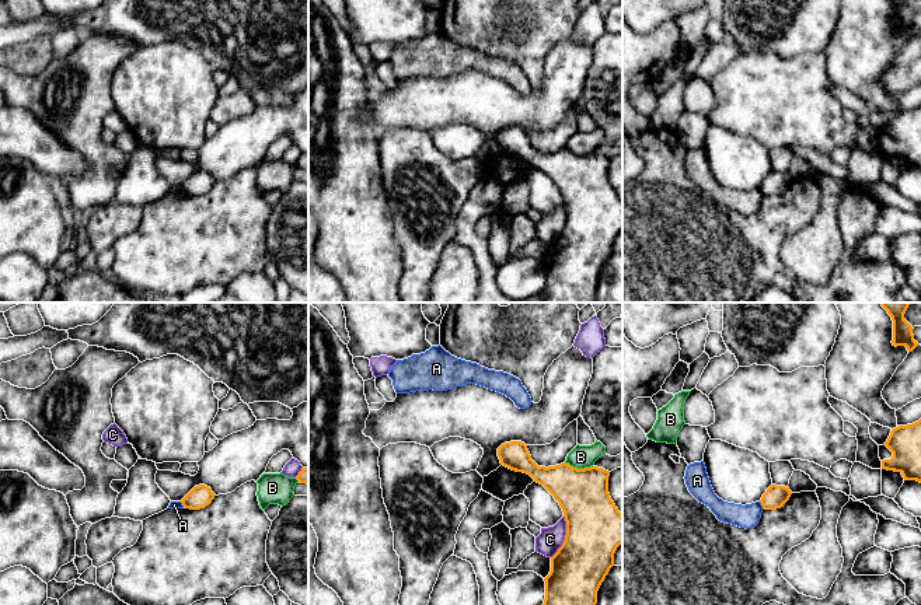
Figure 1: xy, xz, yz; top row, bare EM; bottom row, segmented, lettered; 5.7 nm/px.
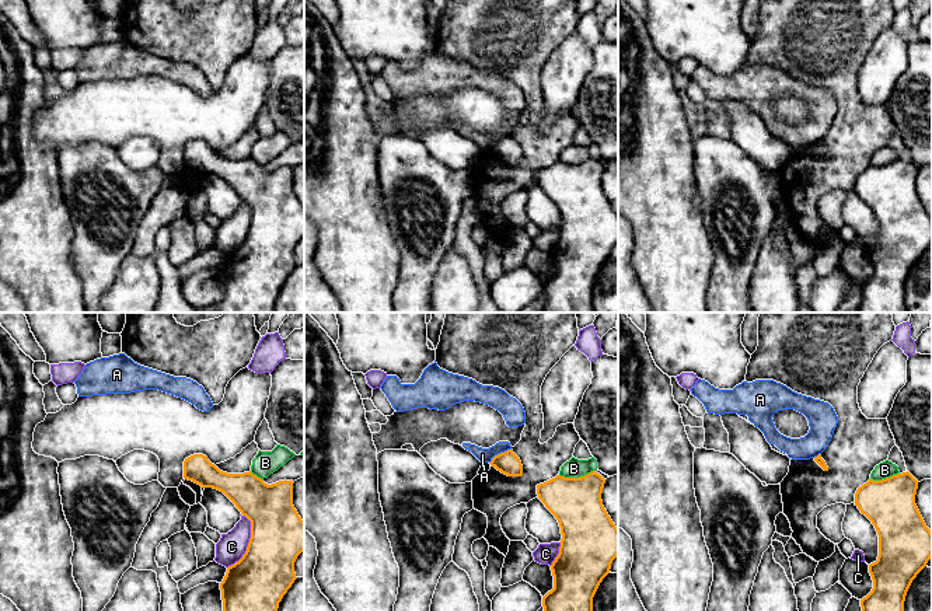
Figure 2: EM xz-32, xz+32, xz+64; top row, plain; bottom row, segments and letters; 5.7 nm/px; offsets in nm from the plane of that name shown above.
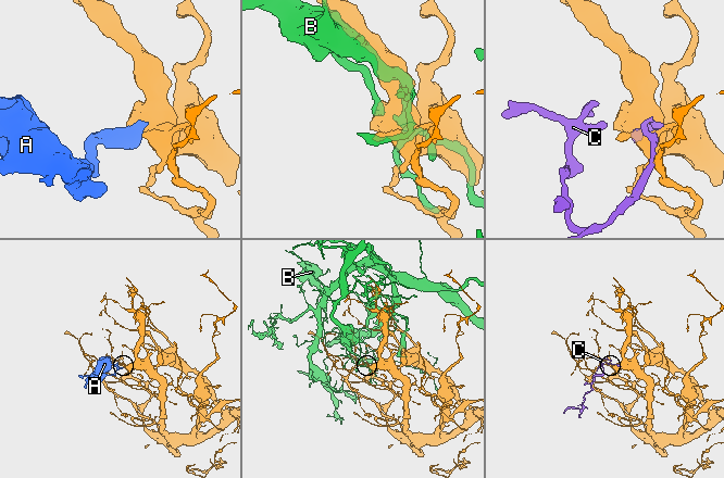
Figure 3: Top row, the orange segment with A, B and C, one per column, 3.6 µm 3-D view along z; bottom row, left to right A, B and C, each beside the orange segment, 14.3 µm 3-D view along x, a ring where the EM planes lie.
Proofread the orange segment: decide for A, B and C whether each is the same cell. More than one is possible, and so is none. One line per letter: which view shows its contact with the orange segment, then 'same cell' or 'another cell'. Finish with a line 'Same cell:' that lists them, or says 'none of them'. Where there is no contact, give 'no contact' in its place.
A: yz | another cell
B: xz | another cell
C: xz | another cell
Same cell: none of them

